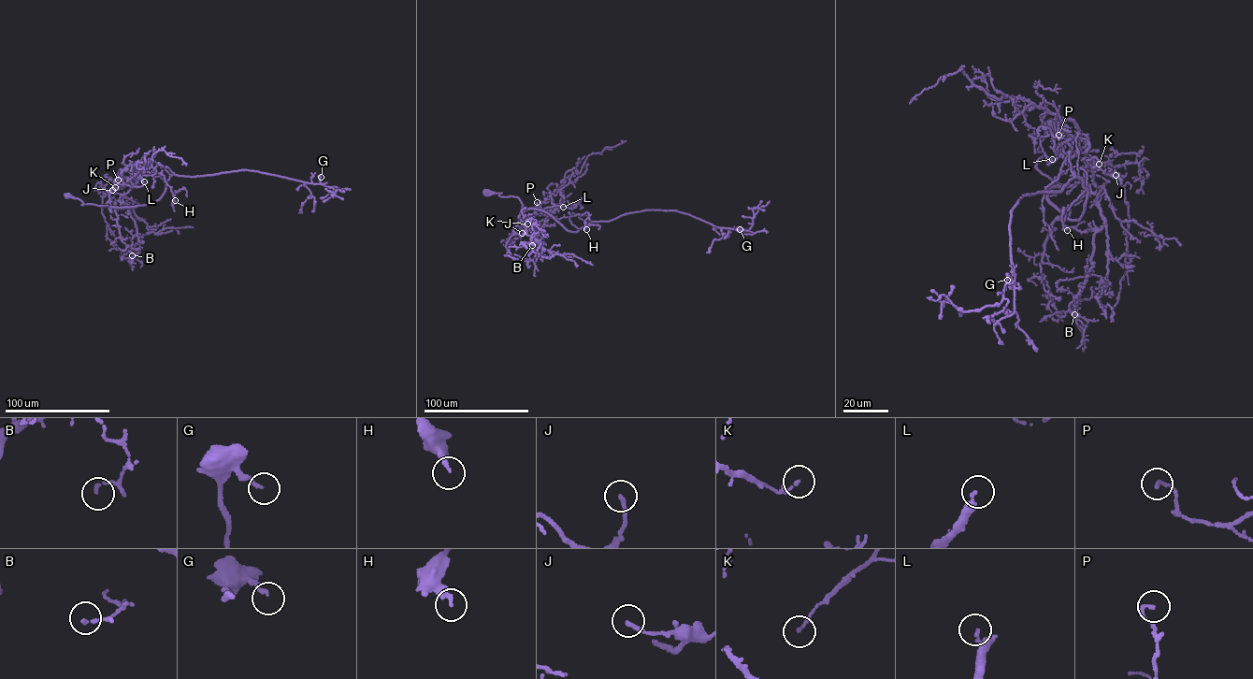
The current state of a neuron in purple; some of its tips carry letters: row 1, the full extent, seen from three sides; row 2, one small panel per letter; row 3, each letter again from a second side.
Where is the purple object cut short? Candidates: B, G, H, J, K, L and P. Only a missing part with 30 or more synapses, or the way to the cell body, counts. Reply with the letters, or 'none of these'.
L

